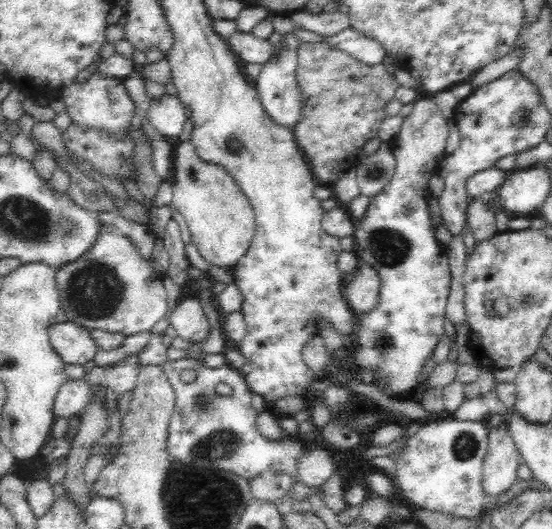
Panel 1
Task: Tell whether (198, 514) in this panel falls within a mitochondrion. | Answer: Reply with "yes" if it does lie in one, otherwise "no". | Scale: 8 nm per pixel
yes

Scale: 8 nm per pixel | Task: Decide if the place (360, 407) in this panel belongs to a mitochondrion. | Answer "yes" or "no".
no

